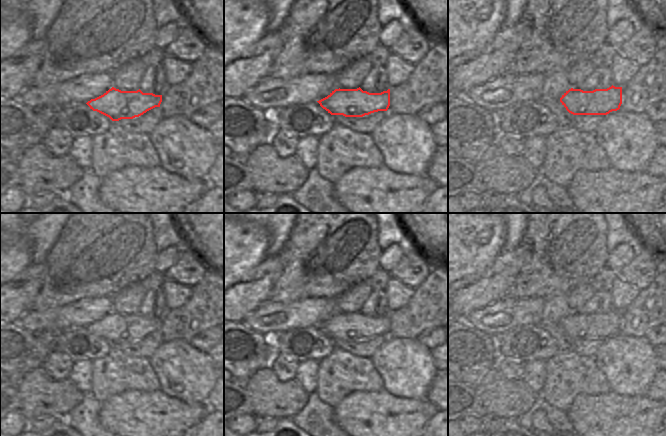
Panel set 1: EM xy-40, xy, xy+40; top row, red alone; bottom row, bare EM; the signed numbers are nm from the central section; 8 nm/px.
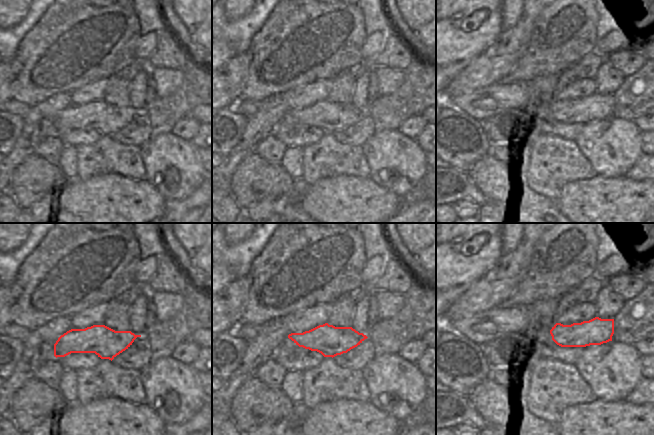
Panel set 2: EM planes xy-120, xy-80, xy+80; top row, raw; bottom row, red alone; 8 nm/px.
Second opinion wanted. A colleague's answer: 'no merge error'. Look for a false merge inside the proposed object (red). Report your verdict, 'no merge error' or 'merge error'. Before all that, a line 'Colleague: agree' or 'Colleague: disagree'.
Colleague: disagree
merge error

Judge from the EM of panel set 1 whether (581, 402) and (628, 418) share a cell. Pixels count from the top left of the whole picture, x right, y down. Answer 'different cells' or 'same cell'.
same cell

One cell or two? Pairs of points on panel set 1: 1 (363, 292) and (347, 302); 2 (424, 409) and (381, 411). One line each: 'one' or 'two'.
1: one
2: one

